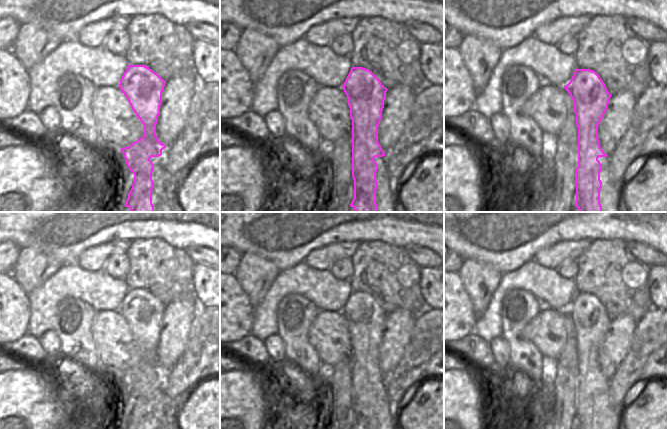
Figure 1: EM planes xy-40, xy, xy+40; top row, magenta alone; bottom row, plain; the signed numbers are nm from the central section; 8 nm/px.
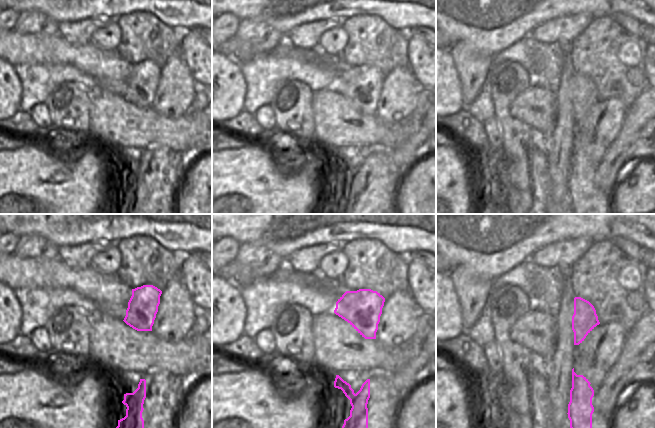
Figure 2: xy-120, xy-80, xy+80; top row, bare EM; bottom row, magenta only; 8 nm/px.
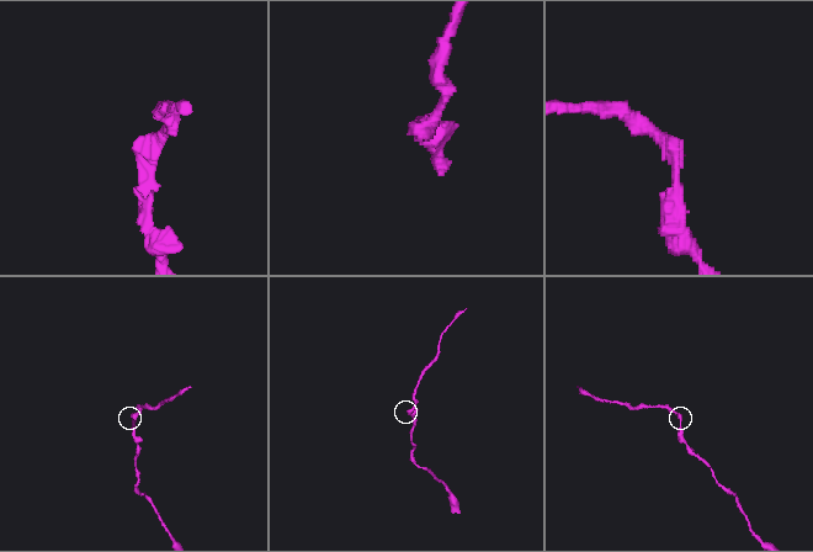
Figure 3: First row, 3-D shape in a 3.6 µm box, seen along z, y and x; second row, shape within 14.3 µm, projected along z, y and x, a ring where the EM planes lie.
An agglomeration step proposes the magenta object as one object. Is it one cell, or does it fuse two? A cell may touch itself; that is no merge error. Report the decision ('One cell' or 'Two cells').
One cell.

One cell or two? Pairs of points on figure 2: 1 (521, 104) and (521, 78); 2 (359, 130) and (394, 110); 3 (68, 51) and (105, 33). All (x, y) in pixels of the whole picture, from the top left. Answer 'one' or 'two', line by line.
1: two
2: two
3: two

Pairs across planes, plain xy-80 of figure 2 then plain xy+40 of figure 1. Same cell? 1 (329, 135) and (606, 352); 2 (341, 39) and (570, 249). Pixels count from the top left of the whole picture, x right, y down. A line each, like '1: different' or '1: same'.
1: different
2: different

